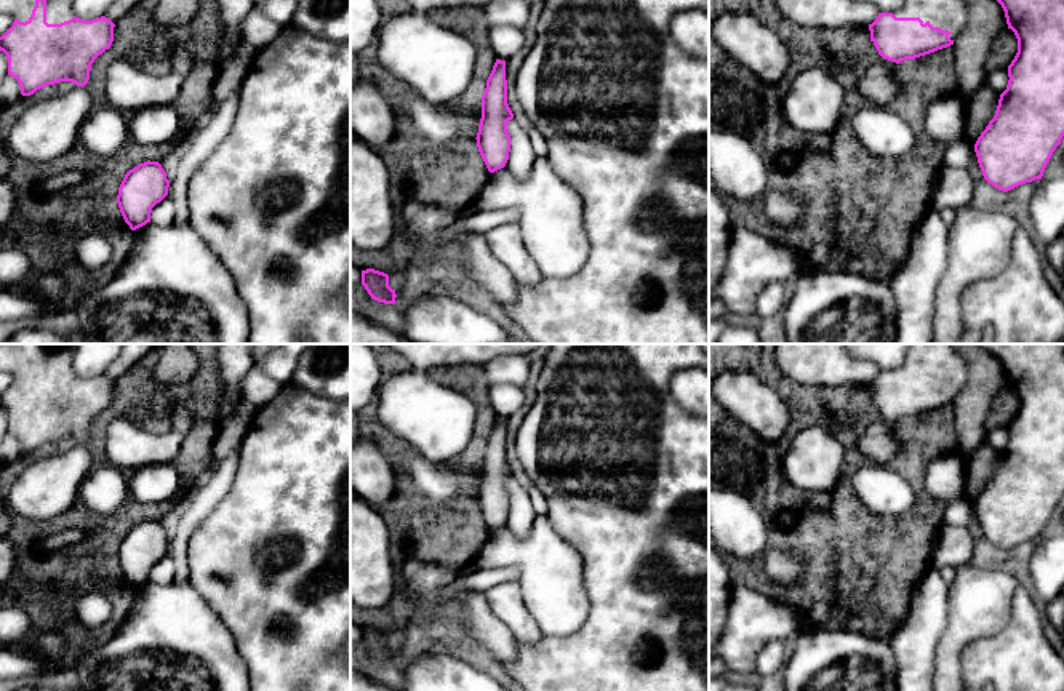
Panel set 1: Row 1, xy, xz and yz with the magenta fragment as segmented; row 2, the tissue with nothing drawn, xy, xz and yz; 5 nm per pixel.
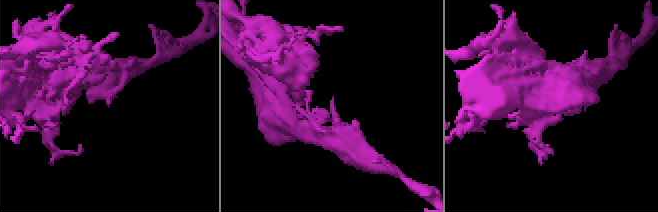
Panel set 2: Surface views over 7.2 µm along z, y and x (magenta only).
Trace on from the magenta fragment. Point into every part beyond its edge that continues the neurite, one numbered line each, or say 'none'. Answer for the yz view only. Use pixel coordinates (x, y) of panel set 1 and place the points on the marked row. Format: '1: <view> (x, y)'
1: yz (948, 15)

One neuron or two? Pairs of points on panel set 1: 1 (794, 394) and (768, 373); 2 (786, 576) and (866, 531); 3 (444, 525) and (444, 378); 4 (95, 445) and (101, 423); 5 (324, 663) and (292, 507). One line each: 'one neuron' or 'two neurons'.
1: one neuron
2: one neuron
3: one neuron
4: one neuron
5: one neuron

